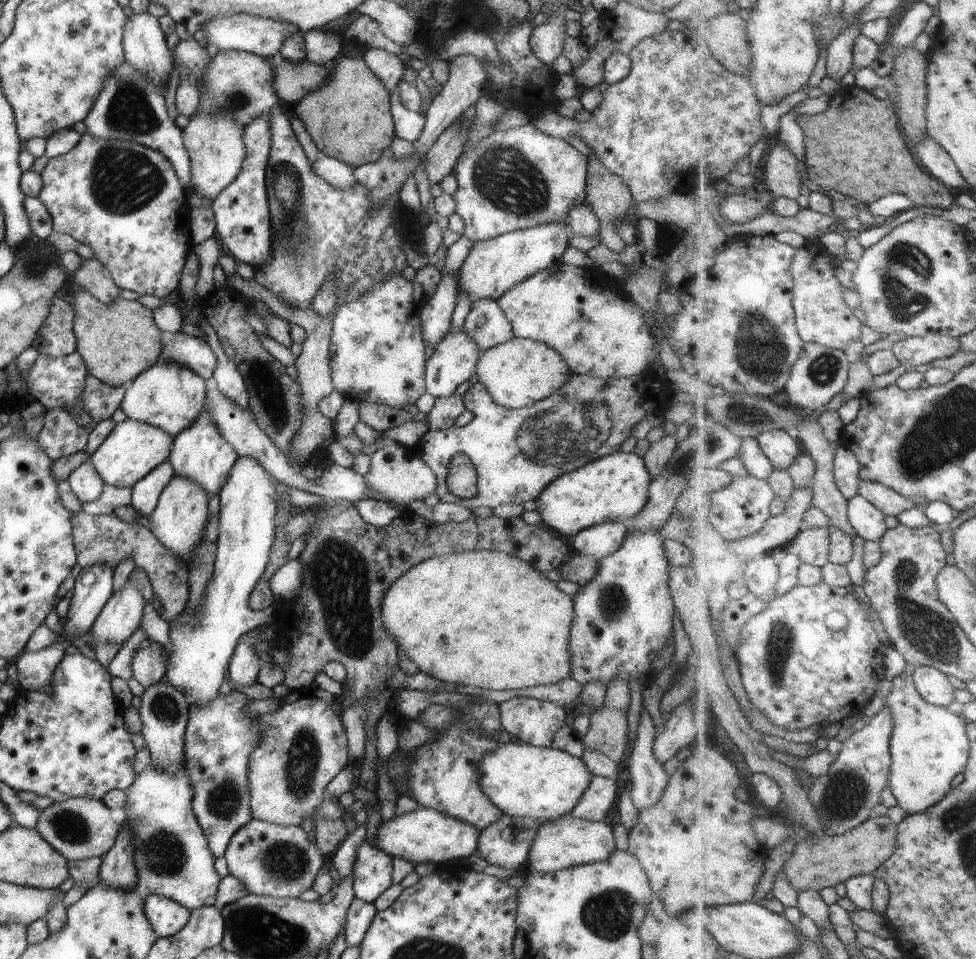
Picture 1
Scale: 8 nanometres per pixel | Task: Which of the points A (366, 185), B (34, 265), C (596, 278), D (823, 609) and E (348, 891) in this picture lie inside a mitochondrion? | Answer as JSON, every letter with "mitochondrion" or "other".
{"A":"other","B":"mitochondrion","C":"other","D":"other","E":"other"}

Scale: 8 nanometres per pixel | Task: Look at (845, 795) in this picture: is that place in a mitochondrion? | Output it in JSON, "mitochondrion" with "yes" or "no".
{"mitochondrion":"yes"}

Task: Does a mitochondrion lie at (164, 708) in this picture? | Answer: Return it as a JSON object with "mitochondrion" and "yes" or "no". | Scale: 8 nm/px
{"mitochondrion":"yes"}

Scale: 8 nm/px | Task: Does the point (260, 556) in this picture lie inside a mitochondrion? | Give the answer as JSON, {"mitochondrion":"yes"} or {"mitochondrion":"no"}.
{"mitochondrion":"no"}

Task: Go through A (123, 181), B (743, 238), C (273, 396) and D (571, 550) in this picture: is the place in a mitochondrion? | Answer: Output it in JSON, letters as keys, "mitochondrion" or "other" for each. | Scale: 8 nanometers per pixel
{"A":"mitochondrion","B":"other","C":"mitochondrion","D":"other"}

